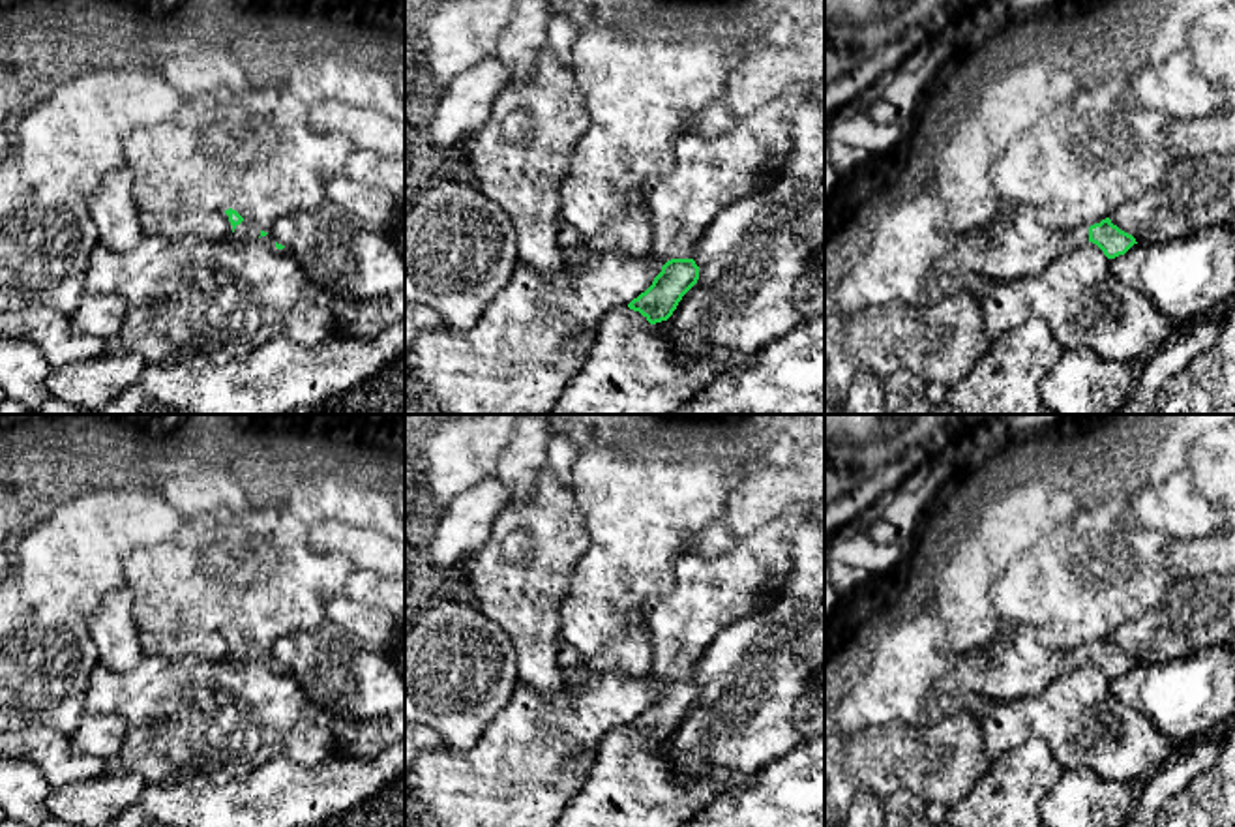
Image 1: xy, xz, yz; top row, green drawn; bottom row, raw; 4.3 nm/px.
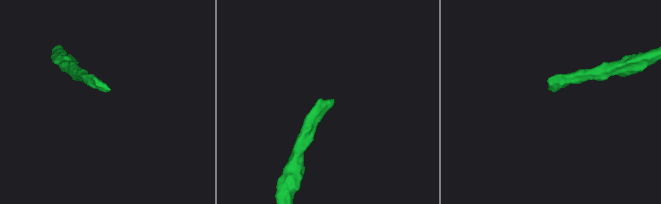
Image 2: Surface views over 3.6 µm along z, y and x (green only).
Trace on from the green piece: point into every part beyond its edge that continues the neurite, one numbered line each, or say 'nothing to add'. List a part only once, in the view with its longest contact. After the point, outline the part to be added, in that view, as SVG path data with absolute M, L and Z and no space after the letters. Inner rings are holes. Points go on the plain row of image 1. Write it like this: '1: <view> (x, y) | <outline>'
1: xz (709, 593) | M791 508L778 523L737 538L731 549L714 557L686 549L675 553L675 585L647 598L643 608L652 636L656 677L693 679L697 662L723 626L770 609L774 594L787 579L793 531L806 516L806 508Z

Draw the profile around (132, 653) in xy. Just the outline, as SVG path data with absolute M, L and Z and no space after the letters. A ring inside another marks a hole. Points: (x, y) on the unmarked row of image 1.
M124 585L111 591L88 619L99 664L111 671L133 669L144 656L133 619L133 593Z

